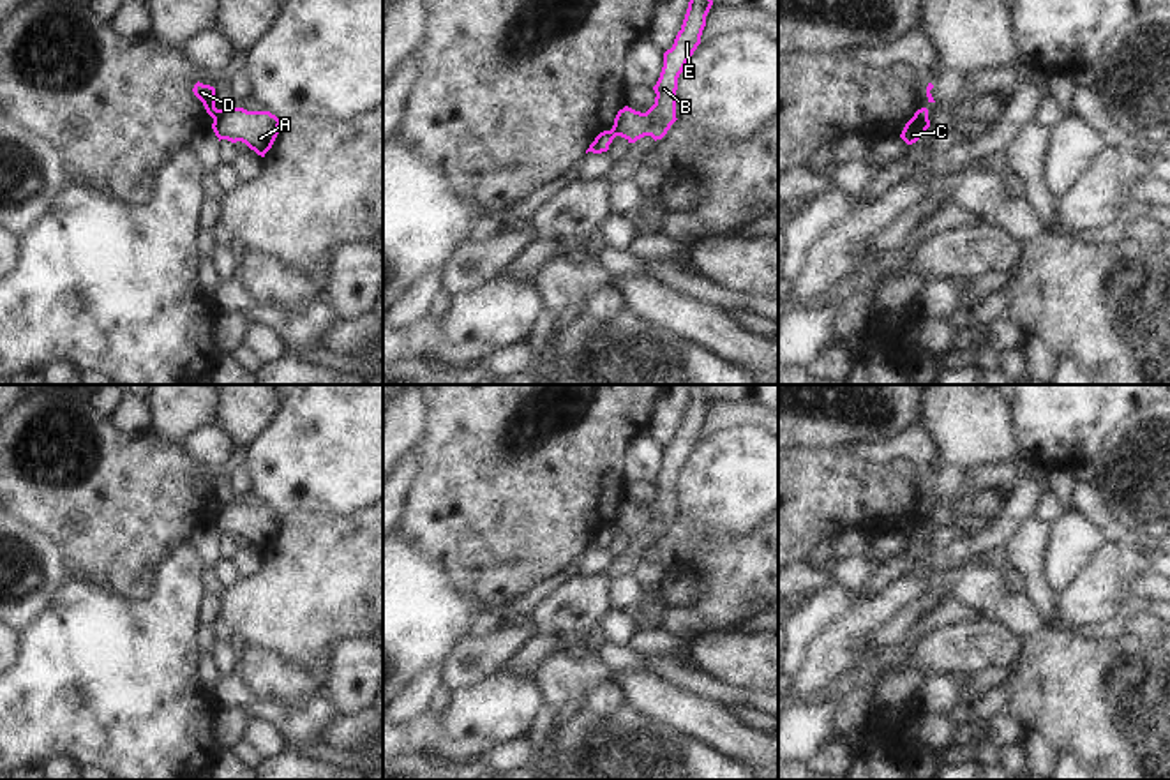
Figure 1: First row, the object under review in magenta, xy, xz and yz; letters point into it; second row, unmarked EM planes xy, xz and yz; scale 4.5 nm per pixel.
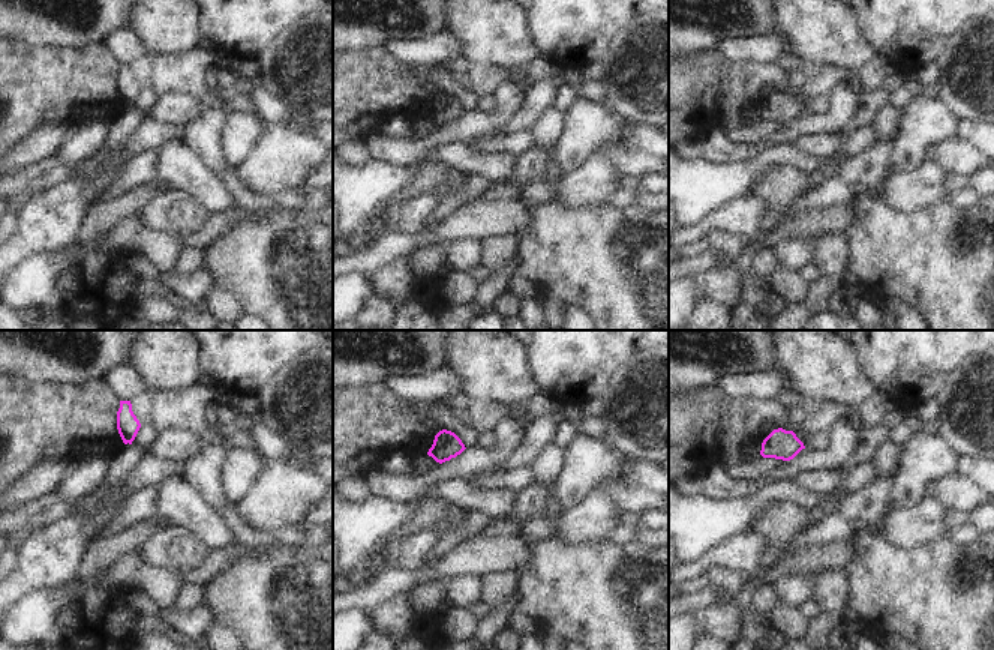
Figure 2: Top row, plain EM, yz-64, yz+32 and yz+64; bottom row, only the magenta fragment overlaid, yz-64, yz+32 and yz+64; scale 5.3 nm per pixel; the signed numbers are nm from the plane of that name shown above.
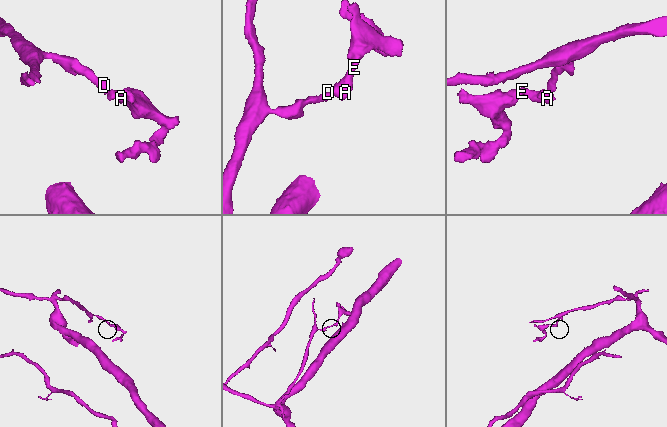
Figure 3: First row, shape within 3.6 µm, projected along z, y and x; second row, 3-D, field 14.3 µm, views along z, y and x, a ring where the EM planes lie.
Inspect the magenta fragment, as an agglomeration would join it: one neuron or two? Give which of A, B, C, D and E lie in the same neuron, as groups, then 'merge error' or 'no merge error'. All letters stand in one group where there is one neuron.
groups A B C E / D; merge error

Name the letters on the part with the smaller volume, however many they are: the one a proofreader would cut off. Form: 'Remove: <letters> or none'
Remove: A, B, C, E

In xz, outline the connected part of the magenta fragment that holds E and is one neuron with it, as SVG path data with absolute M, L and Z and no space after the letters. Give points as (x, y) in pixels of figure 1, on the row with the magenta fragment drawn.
M690 0L688 9L671 49L664 53L664 67L656 85L653 86L656 97L655 104L646 111L635 111L628 106L618 111L612 125L616 136L635 143L644 136L655 141L662 139L676 118L676 90L678 78L683 72L688 58L701 44L701 35L706 26L706 16L713 0Z

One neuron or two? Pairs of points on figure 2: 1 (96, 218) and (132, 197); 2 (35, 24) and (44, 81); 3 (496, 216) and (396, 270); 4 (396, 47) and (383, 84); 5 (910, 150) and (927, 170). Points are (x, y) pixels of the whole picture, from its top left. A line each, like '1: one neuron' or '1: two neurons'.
1: one neuron
2: two neurons
3: two neurons
4: two neurons
5: two neurons

